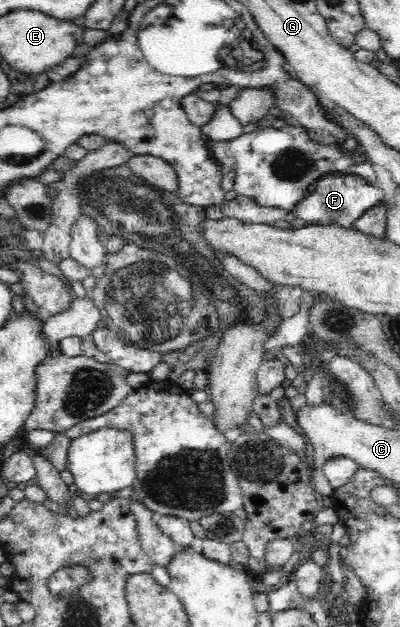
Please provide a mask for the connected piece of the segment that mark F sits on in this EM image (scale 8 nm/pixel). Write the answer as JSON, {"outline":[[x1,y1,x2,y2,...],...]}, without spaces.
{"outline":[[324,175,308,187,306,197,296,205,295,217,304,219,308,224,320,225,324,221,333,221,342,228,350,229,354,221,366,213,372,205,384,202,384,192,374,184,366,183,357,175]]}

